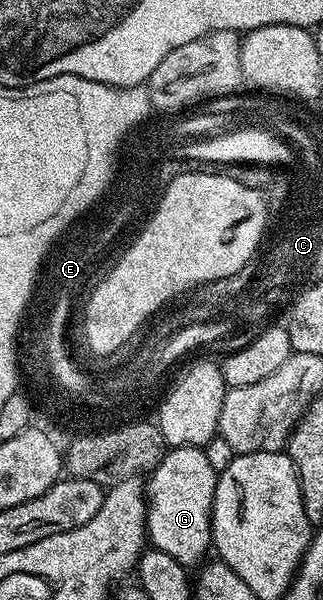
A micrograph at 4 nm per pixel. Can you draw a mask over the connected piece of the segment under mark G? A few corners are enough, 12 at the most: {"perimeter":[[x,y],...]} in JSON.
{"perimeter":[[199,445],[149,477],[147,537],[187,570],[211,551],[219,473]]}

